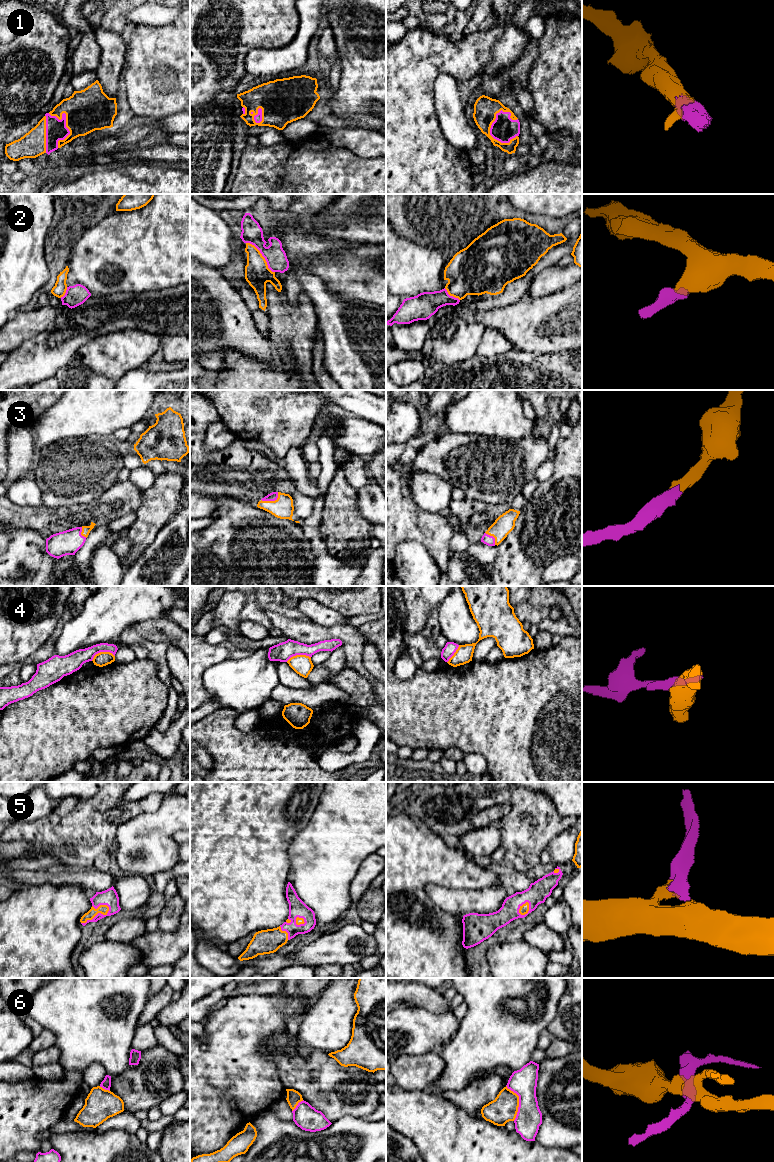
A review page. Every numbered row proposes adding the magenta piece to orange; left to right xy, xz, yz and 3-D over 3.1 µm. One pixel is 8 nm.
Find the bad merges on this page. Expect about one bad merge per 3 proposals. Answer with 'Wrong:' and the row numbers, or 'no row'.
Wrong: 2, 4, 6

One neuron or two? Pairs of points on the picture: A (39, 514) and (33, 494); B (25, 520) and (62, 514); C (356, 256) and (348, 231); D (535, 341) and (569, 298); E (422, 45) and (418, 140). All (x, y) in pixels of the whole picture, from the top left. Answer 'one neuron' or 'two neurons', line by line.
A: two neurons
B: one neuron
C: two neurons
D: one neuron
E: one neuron

